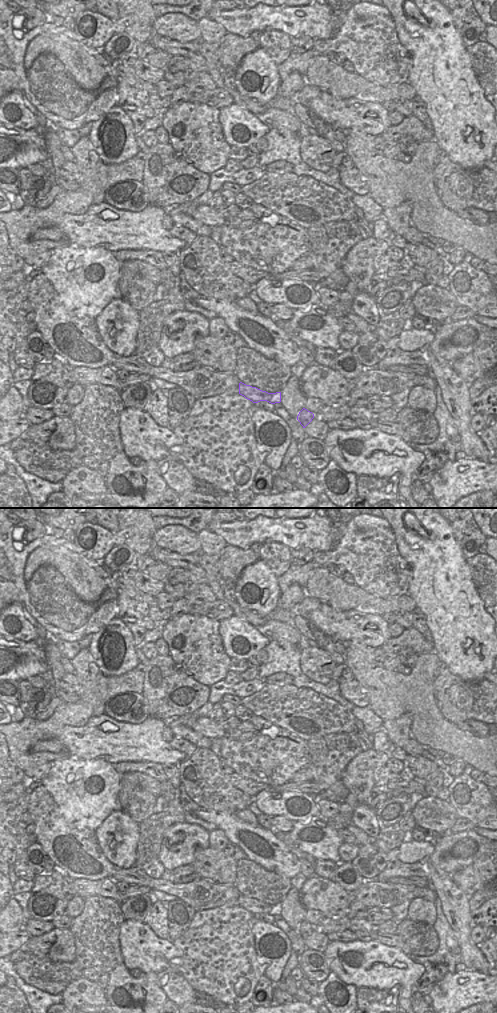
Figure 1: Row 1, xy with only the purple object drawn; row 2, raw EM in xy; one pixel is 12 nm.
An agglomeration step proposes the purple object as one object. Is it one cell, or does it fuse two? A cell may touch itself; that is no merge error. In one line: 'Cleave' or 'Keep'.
Keep.

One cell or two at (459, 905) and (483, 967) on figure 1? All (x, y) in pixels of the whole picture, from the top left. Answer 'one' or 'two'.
one

